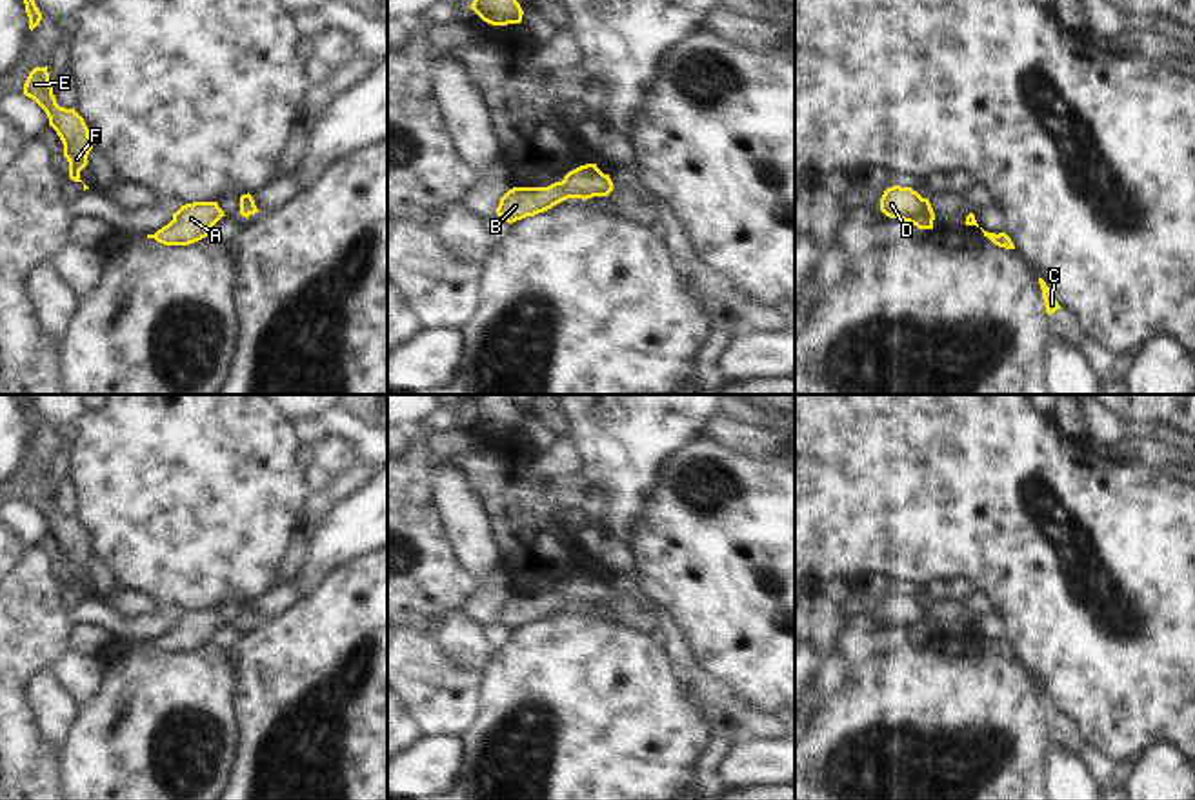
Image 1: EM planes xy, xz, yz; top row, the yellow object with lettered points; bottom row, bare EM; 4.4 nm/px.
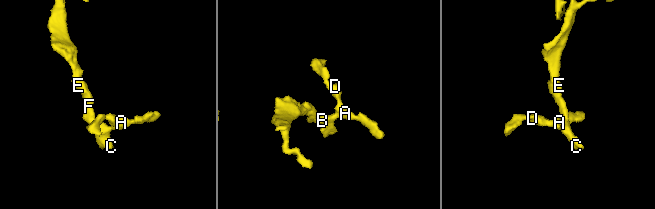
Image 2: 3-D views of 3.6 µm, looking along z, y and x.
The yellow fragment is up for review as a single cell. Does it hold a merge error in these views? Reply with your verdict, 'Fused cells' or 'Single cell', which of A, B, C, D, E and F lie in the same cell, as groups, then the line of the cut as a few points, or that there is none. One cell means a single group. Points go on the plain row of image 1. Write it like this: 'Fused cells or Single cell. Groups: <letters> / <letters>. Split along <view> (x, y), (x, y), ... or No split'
Single cell. Groups: A B C D E F. No split

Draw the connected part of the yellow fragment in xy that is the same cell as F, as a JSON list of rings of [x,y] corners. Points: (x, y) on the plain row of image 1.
[[[47,473],[35,475],[25,491],[24,502],[33,505],[47,522],[49,533],[56,538],[64,551],[64,564],[69,569],[69,585],[80,587],[80,578],[87,573],[87,562],[93,547],[84,525],[73,516],[60,515],[53,502]]]

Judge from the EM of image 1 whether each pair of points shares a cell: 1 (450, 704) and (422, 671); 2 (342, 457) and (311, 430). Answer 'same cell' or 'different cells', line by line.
1: same cell
2: different cells

